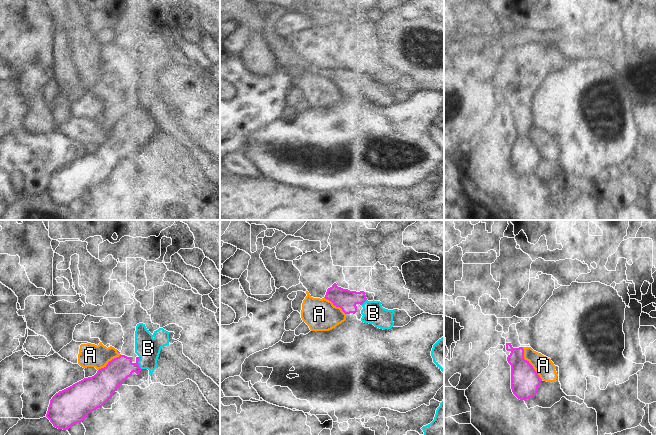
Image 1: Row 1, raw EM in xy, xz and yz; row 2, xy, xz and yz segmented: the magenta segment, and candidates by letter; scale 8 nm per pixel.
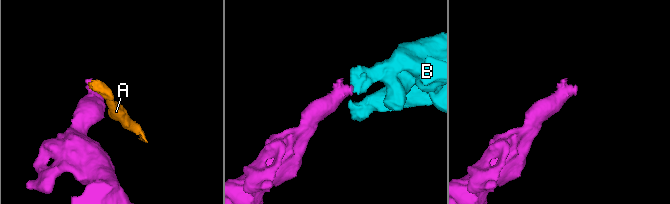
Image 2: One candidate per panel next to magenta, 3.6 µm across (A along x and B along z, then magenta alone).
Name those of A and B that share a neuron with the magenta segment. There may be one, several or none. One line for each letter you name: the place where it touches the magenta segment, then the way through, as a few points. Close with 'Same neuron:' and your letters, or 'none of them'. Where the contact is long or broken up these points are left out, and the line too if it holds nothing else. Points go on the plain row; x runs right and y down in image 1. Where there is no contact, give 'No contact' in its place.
B: Touches magenta at xy (137, 138). Path across: xy (117, 146), (132, 143), (137, 138), (148, 127), (148, 124)
Same neuron: B

